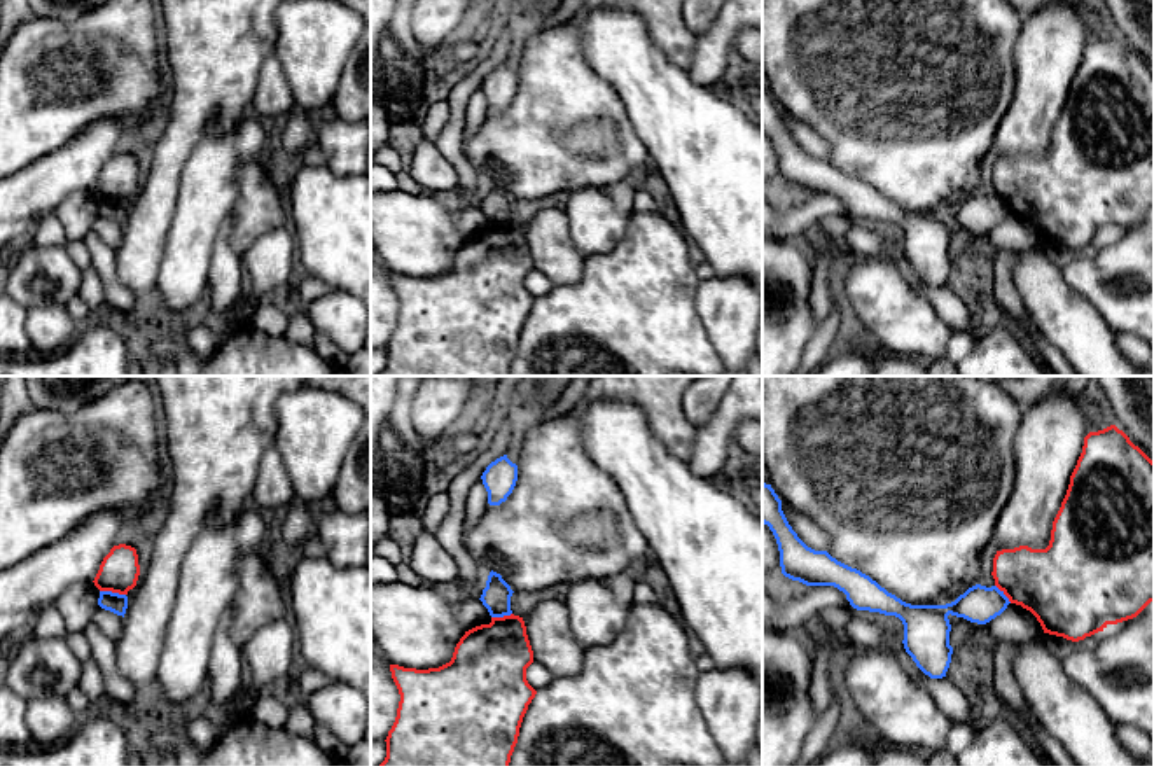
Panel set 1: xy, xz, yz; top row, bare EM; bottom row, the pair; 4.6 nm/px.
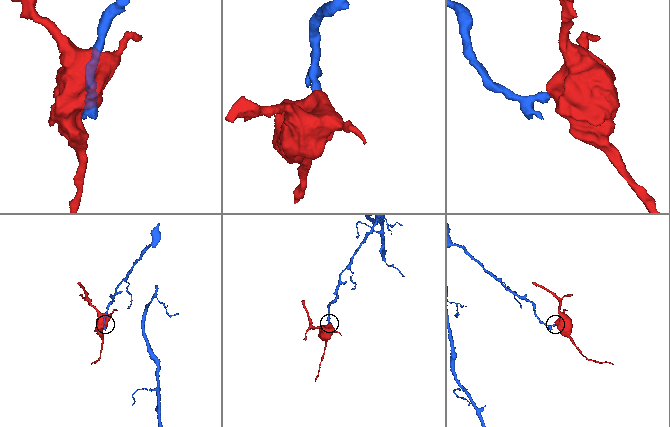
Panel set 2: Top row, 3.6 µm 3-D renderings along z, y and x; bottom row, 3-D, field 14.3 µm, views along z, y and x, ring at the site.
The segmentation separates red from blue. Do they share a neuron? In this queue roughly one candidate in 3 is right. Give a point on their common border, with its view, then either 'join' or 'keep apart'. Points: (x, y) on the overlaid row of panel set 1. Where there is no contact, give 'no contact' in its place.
meets red in xy at (112, 591); keep apart

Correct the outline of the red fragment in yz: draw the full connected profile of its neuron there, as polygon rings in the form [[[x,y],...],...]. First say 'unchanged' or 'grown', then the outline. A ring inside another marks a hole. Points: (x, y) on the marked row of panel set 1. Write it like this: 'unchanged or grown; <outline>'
unchanged; [[[1110,425],[1084,437],[1046,549],[997,551],[995,586],[1030,610],[1044,633],[1072,642],[1137,617],[1154,602],[1154,462]]]

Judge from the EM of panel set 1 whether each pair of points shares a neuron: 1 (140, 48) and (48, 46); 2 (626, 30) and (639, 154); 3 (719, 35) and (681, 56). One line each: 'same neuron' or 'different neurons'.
1: same neuron
2: different neurons
3: different neurons

